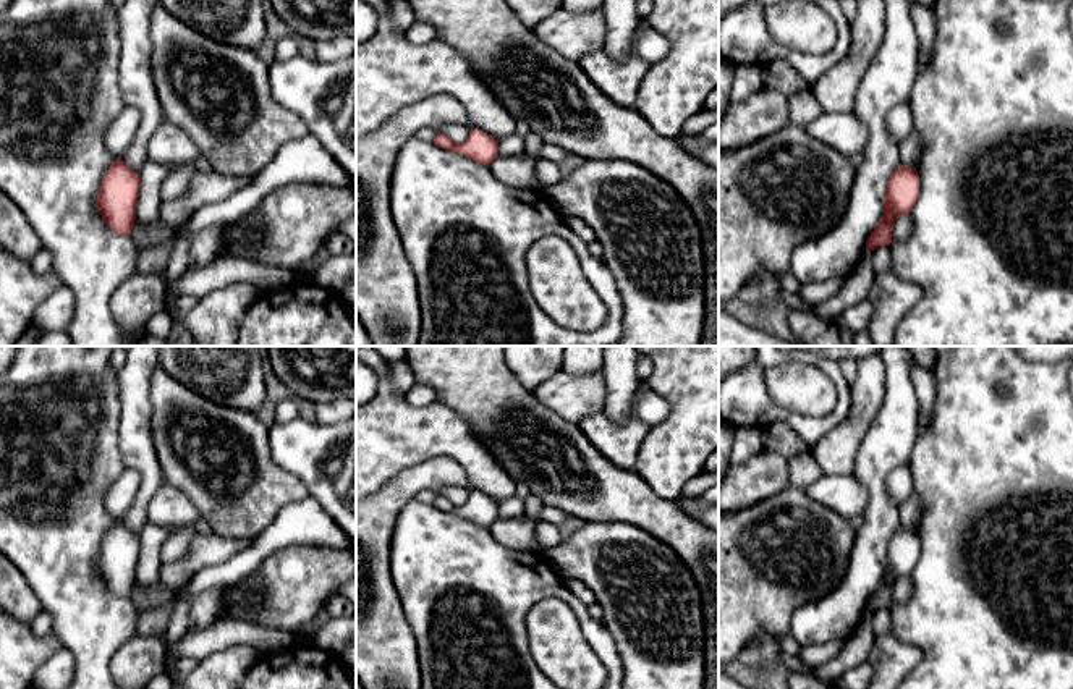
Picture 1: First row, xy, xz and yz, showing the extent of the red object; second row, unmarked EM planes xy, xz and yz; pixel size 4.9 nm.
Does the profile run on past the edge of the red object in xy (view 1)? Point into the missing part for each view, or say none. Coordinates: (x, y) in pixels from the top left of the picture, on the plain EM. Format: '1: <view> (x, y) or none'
1: none

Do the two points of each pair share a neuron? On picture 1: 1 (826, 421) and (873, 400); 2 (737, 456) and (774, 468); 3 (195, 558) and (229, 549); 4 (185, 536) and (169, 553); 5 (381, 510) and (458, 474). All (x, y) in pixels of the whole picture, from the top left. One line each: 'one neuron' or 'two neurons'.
1: two neurons
2: two neurons
3: one neuron
4: one neuron
5: one neuron

